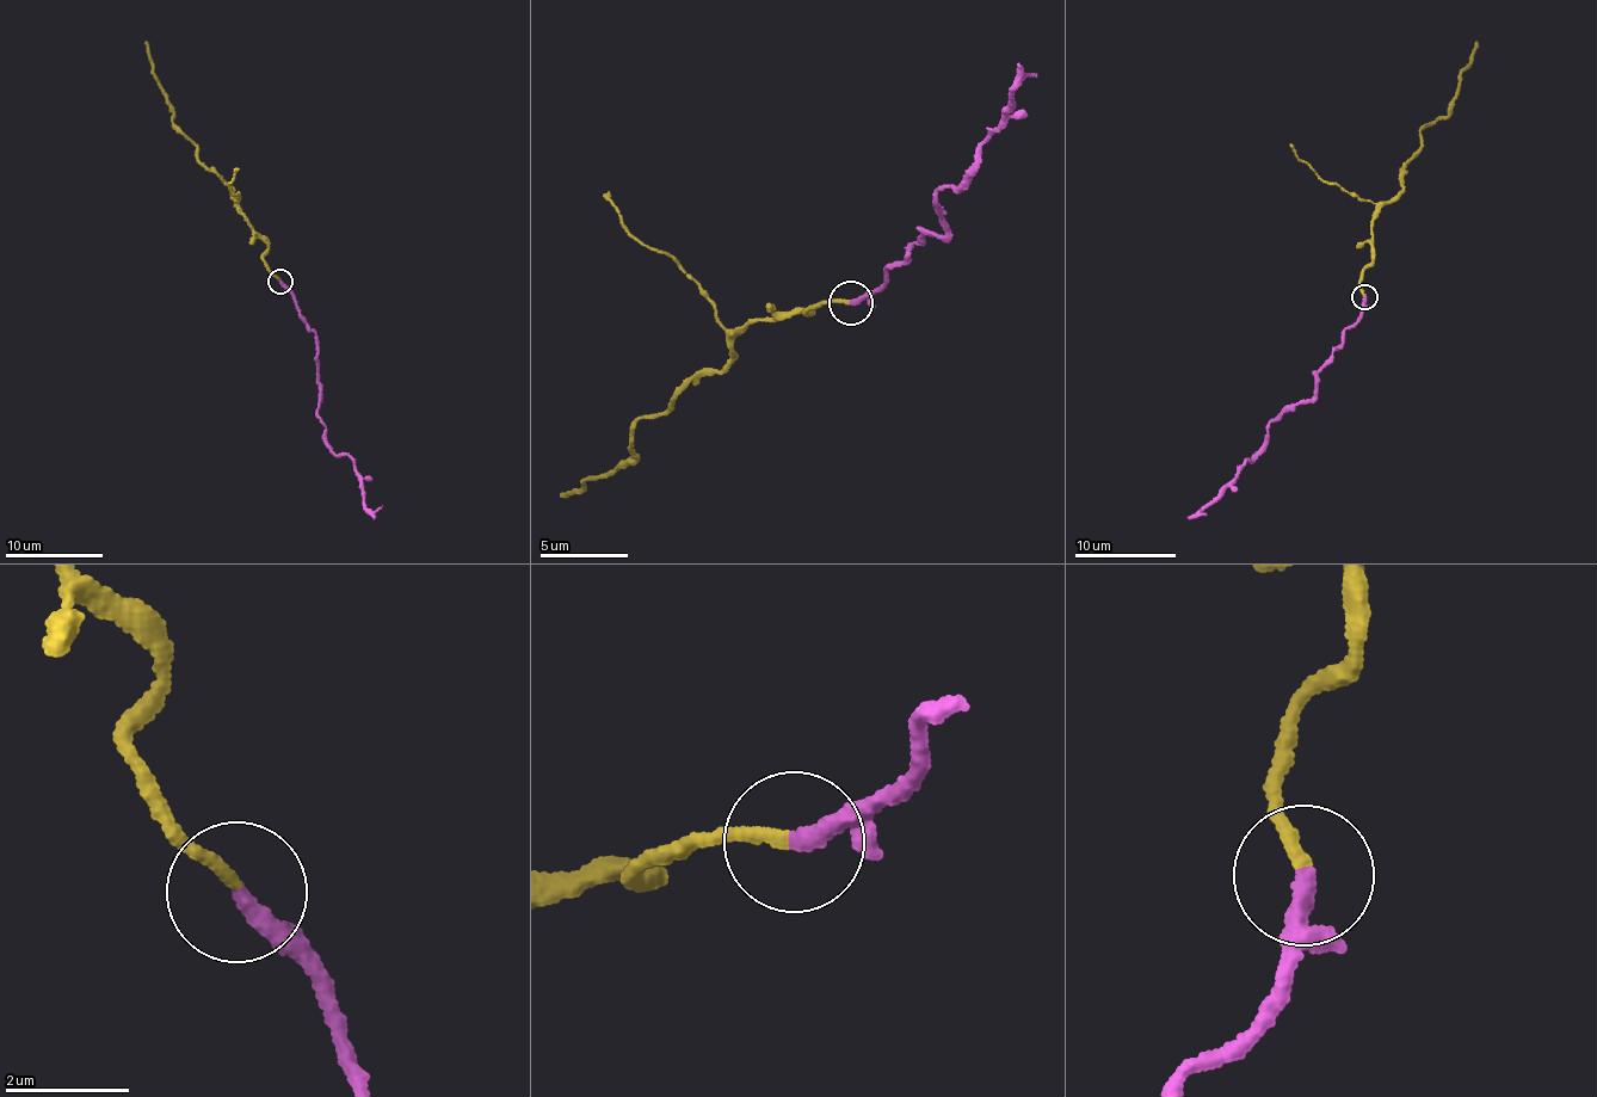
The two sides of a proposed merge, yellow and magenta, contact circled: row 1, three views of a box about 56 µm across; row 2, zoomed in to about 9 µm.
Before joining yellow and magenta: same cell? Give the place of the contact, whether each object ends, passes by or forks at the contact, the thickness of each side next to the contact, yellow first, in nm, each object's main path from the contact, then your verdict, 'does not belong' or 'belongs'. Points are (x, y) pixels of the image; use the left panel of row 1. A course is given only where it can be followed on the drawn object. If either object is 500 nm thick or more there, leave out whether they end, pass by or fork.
place (279, 282); yellow ends; magenta ends; calibres 200 and 320 nm; course yellow (279, 281), (266, 265), (266, 239), (245, 215), (229, 186), (198, 160), (192, 141), (173, 128), (145, 42); course magenta (279, 281), (316, 334), (322, 388), (318, 412), (332, 450), (351, 458), (367, 492), (367, 509), (381, 505); belongs

